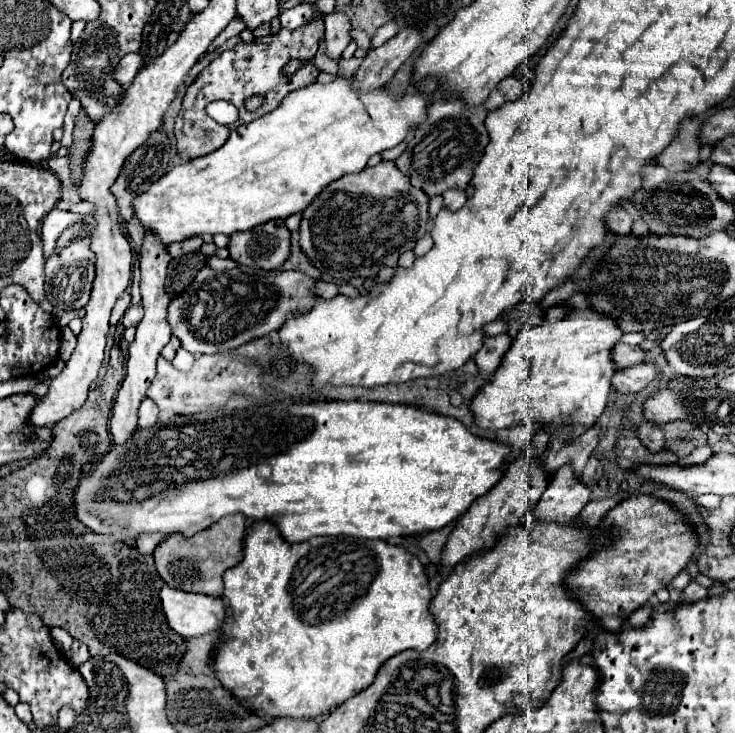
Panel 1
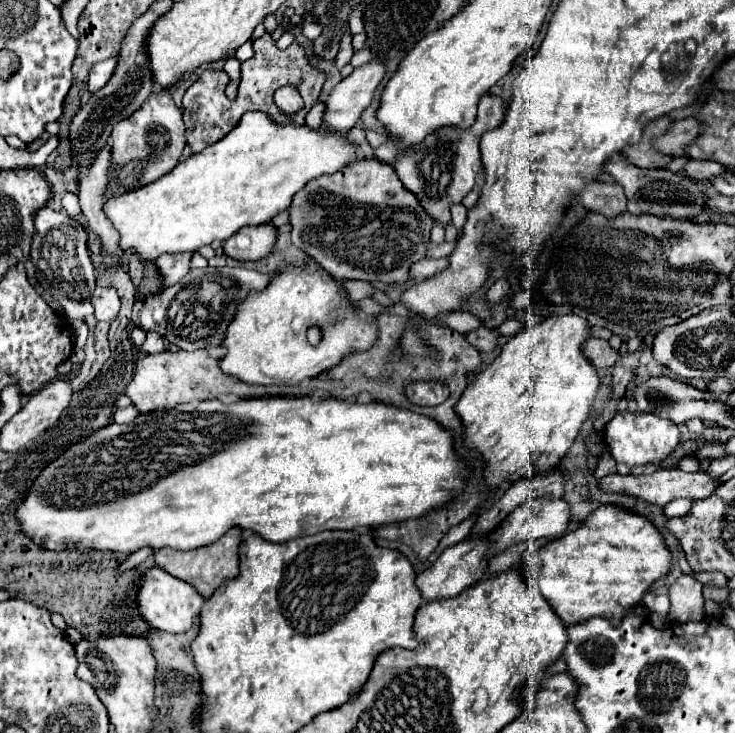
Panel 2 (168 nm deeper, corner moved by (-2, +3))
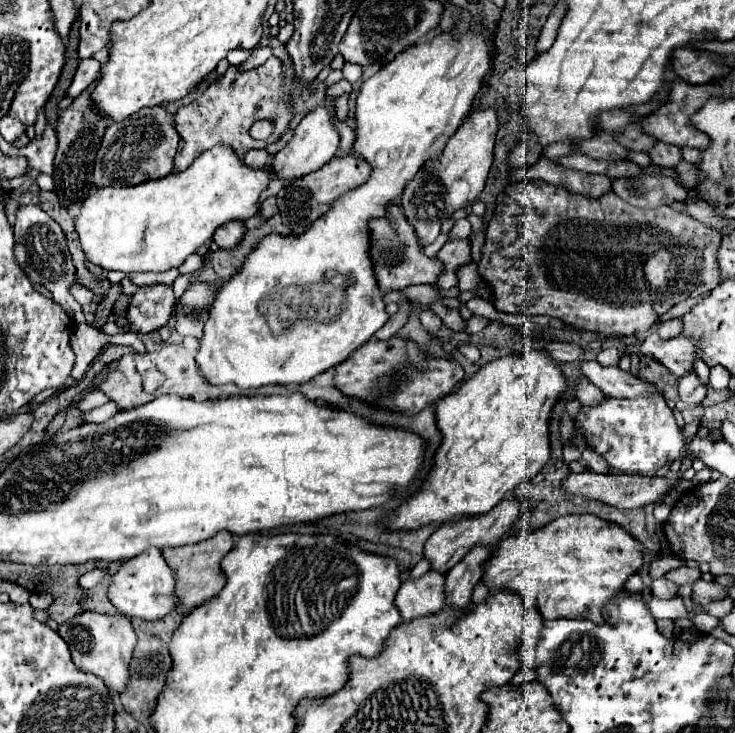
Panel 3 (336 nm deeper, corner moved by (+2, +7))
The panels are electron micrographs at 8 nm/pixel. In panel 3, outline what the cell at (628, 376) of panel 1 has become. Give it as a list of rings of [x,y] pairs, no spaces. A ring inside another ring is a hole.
[[[580,377],[580,383],[576,385],[576,397],[582,405],[594,405],[594,403],[600,403],[600,399],[604,399],[606,395],[594,387],[586,377]]]

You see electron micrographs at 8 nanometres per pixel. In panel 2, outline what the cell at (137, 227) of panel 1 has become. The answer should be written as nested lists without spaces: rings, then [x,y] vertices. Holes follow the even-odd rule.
[[[126,251],[124,265],[128,265],[128,275],[130,275],[132,283],[140,285],[140,281],[142,281],[142,269],[144,269],[144,263],[140,261],[140,257],[136,253],[132,253],[132,251]]]

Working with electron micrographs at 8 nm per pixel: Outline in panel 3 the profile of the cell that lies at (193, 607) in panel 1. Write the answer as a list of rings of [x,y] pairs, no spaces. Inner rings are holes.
[[[150,547],[142,555],[124,561],[122,567],[110,579],[108,597],[114,603],[114,607],[128,617],[140,617],[140,619],[154,621],[176,611],[178,597],[174,595],[174,575],[168,563],[164,561],[160,549]]]

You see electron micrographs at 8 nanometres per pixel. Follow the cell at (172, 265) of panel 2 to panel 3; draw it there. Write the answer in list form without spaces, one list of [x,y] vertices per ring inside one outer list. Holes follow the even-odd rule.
[[[152,283],[138,289],[128,305],[128,327],[130,331],[154,331],[168,323],[174,307],[172,285]]]

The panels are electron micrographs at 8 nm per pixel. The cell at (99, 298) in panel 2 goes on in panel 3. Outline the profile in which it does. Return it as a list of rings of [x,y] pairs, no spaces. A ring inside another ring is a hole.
[[[78,283],[74,289],[72,289],[72,295],[74,295],[74,299],[76,299],[80,305],[94,303],[94,297],[96,297],[96,293],[94,293],[92,289],[88,289],[88,287],[80,285],[80,283]]]

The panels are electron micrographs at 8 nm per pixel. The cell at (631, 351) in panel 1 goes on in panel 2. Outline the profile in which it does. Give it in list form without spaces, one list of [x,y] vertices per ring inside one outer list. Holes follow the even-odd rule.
[[[588,339],[582,345],[582,351],[584,351],[584,357],[588,357],[588,361],[594,363],[596,369],[612,367],[616,363],[616,359],[620,357],[620,353],[614,351],[608,345],[608,341],[604,341],[604,339]]]

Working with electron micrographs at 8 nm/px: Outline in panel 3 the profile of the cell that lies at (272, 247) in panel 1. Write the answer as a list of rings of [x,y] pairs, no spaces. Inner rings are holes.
[[[230,221],[214,233],[214,241],[220,249],[234,249],[244,239],[244,235],[246,235],[246,225],[238,221]]]

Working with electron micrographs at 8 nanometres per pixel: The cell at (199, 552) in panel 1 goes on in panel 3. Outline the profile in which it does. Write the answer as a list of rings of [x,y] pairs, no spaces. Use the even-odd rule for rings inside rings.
[[[218,531],[214,537],[196,543],[196,545],[186,545],[186,547],[174,547],[174,549],[162,549],[162,555],[166,559],[166,563],[170,565],[174,577],[176,577],[176,595],[180,599],[180,607],[182,609],[194,609],[200,603],[216,597],[220,593],[220,589],[226,583],[226,575],[222,573],[222,559],[224,555],[232,549],[234,539],[230,531]]]

